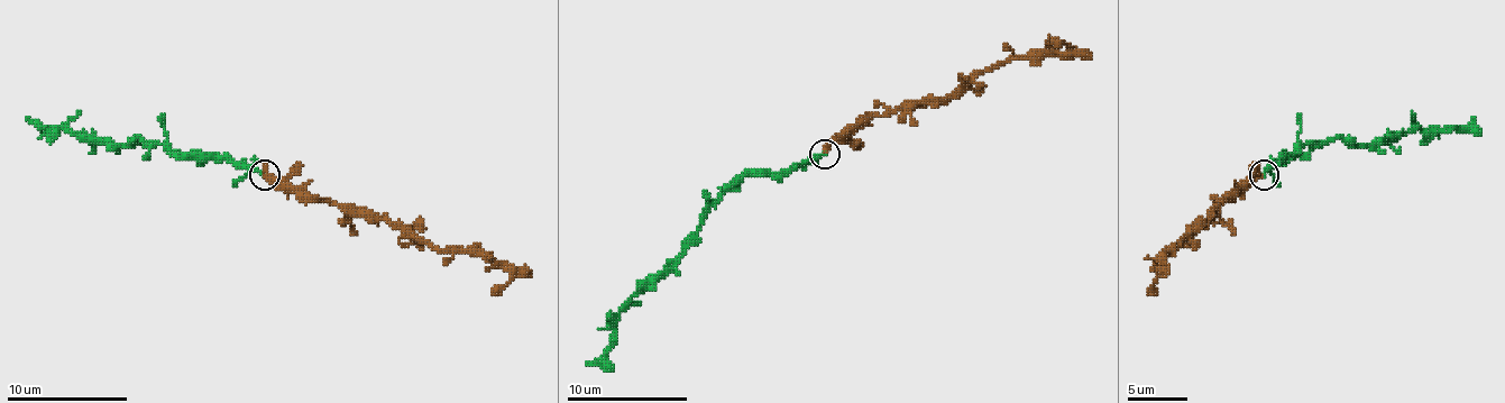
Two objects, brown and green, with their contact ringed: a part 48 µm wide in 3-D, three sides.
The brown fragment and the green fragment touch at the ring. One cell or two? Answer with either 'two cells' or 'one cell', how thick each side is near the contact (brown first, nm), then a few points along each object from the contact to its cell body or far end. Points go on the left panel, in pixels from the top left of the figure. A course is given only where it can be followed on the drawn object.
one cell | 240/280 nm | brown via (264, 174), (287, 180), (314, 201), (386, 217), (440, 249), (492, 255), (510, 273), (492, 294) | green via (264, 174), (228, 159), (176, 159), (162, 144), (137, 138), (92, 144), (60, 129), (44, 129), (26, 117)

